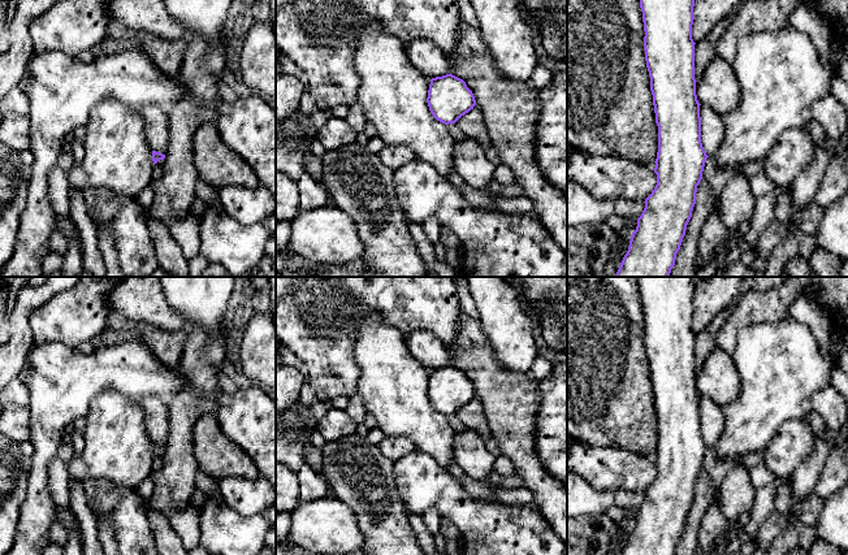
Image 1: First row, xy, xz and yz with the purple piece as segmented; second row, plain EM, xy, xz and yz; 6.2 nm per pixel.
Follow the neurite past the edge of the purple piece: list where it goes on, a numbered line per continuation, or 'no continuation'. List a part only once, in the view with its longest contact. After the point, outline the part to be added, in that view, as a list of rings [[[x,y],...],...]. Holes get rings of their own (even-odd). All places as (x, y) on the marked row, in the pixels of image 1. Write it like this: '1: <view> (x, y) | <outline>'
no continuation

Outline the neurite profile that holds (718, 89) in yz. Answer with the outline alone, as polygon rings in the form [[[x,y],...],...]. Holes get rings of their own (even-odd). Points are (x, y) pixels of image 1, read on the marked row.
[[[718,56],[696,82],[696,95],[701,105],[719,114],[736,109],[740,87],[731,64]]]

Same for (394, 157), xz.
[[[385,146],[377,153],[377,157],[384,164],[384,166],[390,168],[393,172],[408,165],[416,159],[415,152],[410,147],[390,146]]]

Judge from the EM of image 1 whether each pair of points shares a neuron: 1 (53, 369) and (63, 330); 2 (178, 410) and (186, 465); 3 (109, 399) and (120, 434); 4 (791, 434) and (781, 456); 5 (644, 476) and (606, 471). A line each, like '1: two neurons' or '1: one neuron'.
1: two neurons
2: one neuron
3: one neuron
4: one neuron
5: one neuron

